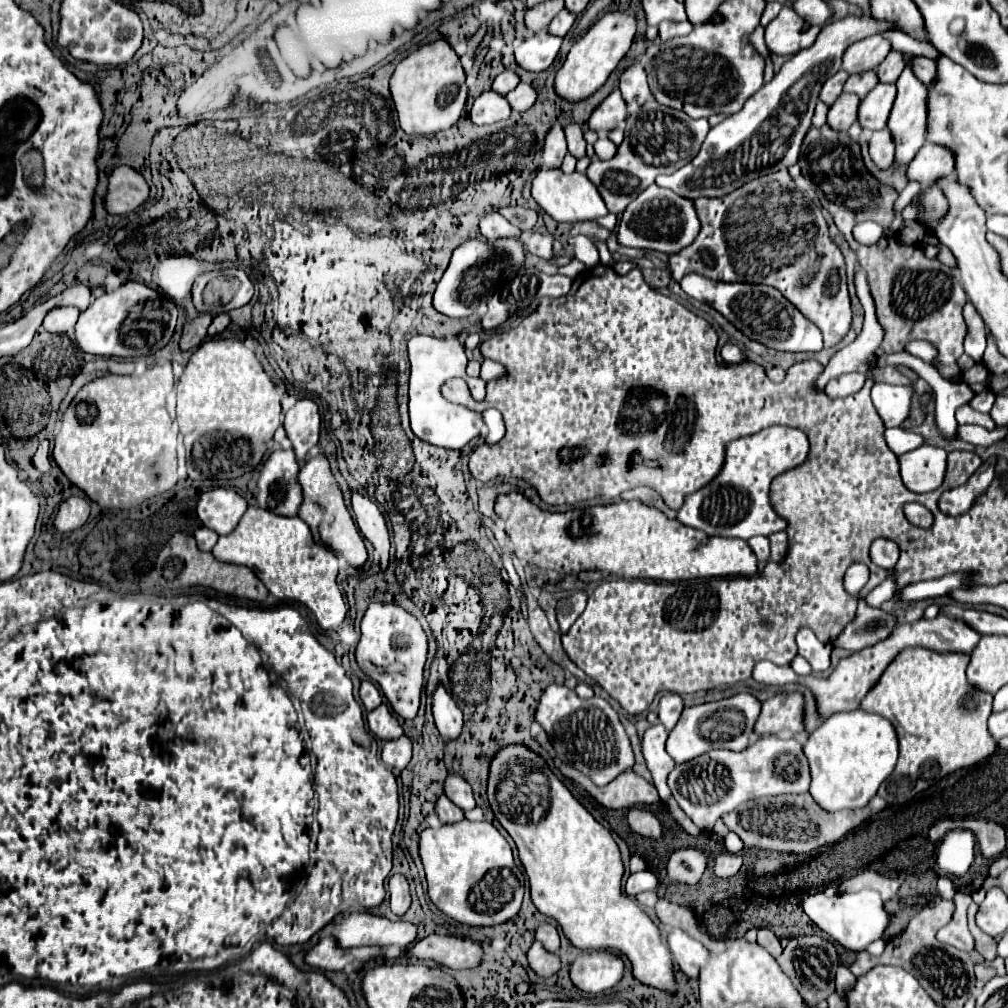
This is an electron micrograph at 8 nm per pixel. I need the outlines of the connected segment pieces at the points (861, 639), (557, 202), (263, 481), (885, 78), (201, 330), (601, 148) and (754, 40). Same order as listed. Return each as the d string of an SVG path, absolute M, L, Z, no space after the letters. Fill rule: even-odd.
M859 599L857 617L841 631L833 645L849 651L859 651L873 645L879 639L885 639L895 627L895 617L883 609L869 607L865 599Z
M561 169L555 171L539 171L533 179L531 195L537 201L537 205L547 211L555 221L559 223L577 223L577 221L595 221L603 215L607 215L607 207L597 191L597 187L585 177L585 173L569 173L565 175Z
M291 449L271 453L271 457L263 465L257 485L259 507L273 511L275 515L297 515L297 509L303 499L303 491L297 481L297 471L299 465Z
M891 51L885 61L877 67L877 77L879 77L879 83L895 83L901 75L901 71L905 69L905 63L903 63L903 53L901 51Z
M199 315L197 319L187 321L181 335L181 349L187 351L187 349L197 347L207 337L209 323L211 323L211 315Z
M601 135L597 141L595 141L595 155L599 159L611 159L617 151L617 145L607 137L607 135Z
M759 25L753 33L751 33L751 37L749 37L749 41L751 41L751 45L759 51L759 55L763 55L763 57L769 57L769 49L765 47L765 41L763 41L763 27Z

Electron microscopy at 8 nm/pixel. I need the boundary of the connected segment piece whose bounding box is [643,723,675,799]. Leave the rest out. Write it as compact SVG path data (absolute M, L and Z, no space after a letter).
M661 723L651 725L643 735L643 757L647 761L647 767L653 775L661 799L667 799L671 795L667 787L667 775L675 767L675 761L665 751L665 741L667 741L667 729Z

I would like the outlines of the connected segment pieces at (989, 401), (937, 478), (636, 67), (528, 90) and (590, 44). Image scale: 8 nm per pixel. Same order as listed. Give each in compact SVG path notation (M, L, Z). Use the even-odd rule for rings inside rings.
M985 389L979 395L975 395L969 405L971 405L971 409L975 409L979 413L989 413L993 407L993 401L995 401L995 395L989 389Z
M921 445L899 457L899 467L907 489L915 493L929 493L943 483L947 471L947 453L939 447Z
M639 61L629 65L621 73L619 89L621 89L621 95L623 95L631 113L639 111L639 107L643 107L643 103L649 99L651 89L649 89L649 83L647 83L647 71Z
M519 83L519 85L517 85L513 91L509 91L509 95L507 95L507 101L509 101L509 105L511 105L511 109L513 109L515 113L527 111L527 109L535 103L535 99L537 99L535 89L533 89L531 85L527 85L527 83Z
M621 11L605 13L595 25L591 25L591 29L579 41L573 43L563 67L555 75L557 95L569 103L581 103L589 99L595 91L599 91L605 85L611 71L619 65L619 61L629 51L635 29L637 29L637 23L633 15L621 13Z

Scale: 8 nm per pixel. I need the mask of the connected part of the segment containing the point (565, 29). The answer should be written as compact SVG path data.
M563 9L563 11L559 11L559 15L555 15L555 19L549 23L547 31L549 31L551 35L565 37L565 35L569 33L569 29L573 27L573 23L575 23L575 15L571 15L567 9Z

